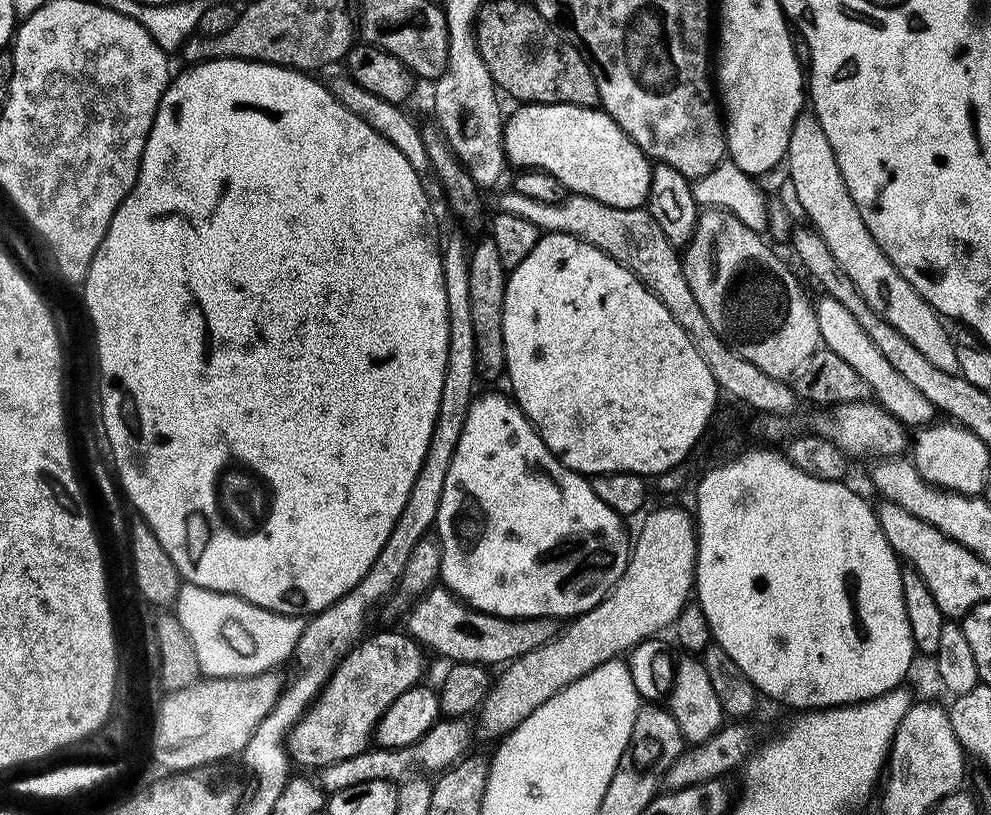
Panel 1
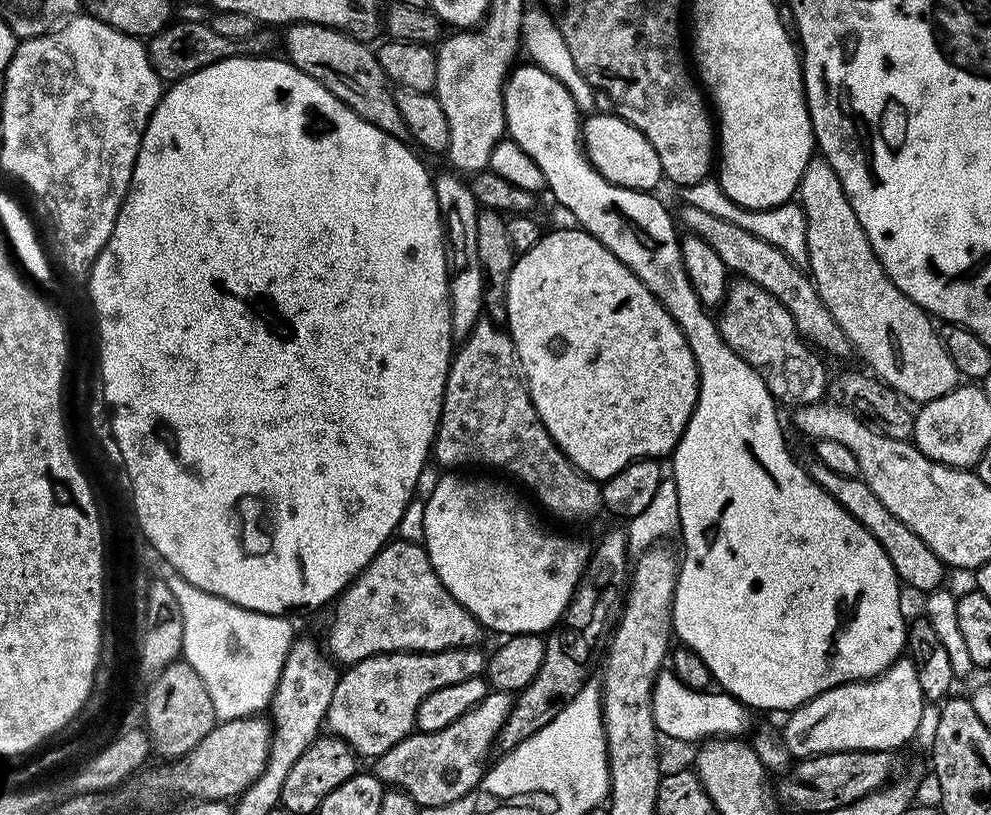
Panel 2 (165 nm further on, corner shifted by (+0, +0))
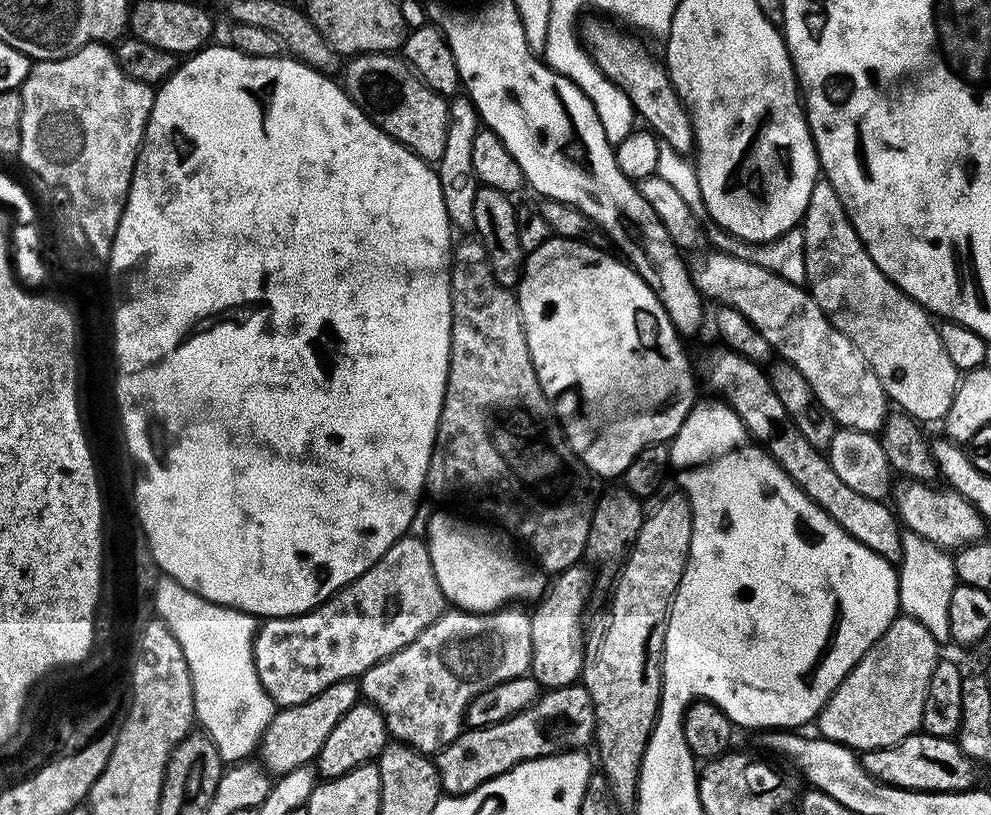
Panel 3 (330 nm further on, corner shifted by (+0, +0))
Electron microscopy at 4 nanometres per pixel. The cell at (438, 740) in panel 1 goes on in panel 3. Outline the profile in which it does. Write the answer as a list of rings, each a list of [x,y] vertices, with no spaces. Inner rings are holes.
[[[583,683],[547,689],[526,710],[497,724],[468,728],[441,752],[435,753],[441,789],[449,796],[465,796],[467,792],[473,792],[478,786],[498,778],[527,760],[587,749],[593,743],[595,735],[594,706]]]

